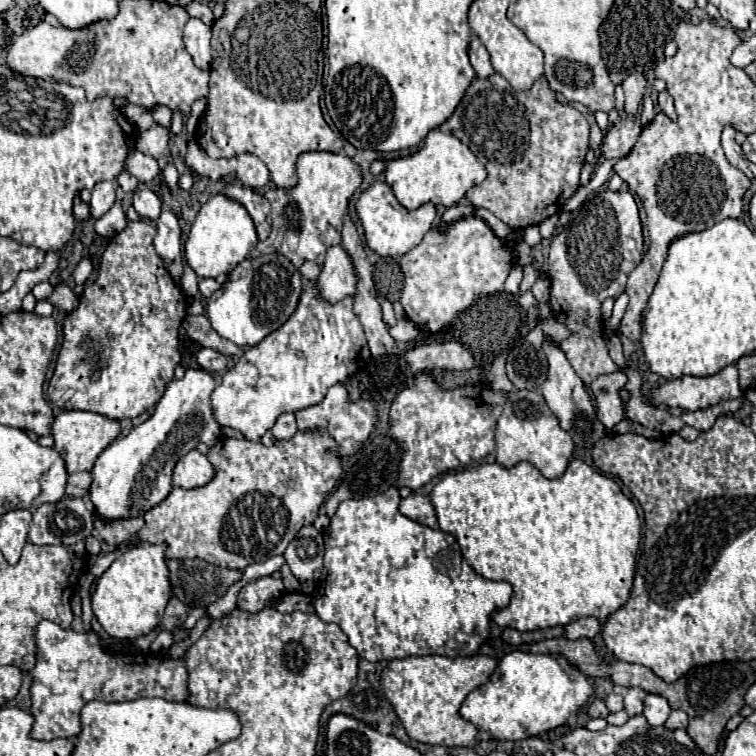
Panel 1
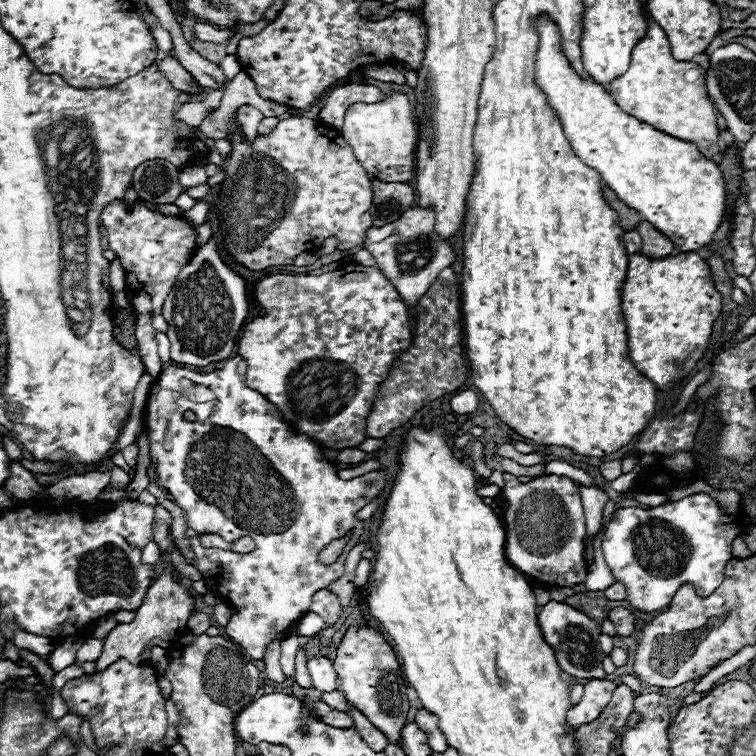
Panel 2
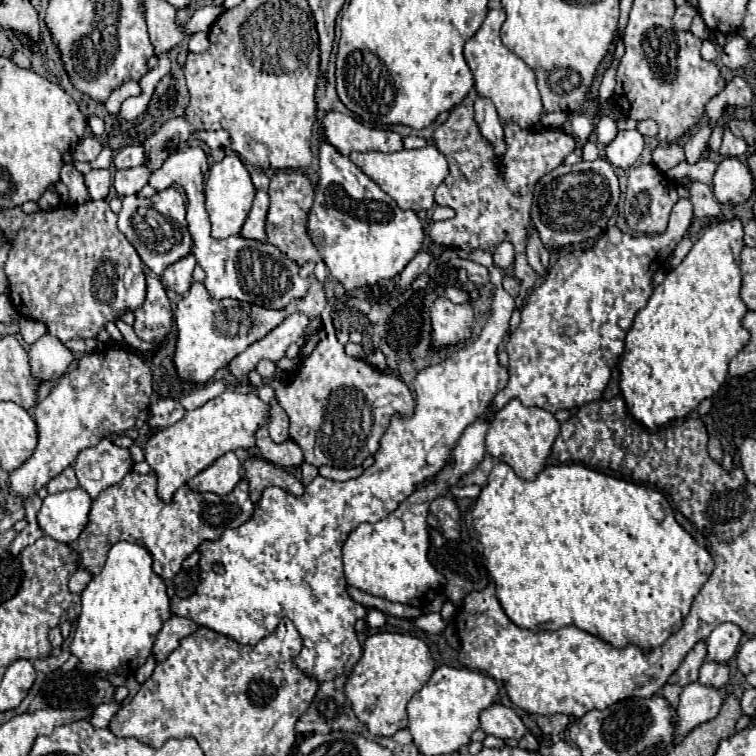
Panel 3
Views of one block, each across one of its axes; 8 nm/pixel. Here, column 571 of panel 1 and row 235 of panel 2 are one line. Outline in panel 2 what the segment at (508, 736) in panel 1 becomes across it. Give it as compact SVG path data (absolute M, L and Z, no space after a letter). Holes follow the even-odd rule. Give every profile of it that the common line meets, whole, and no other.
M540 18L538 22L540 32L540 46L536 54L536 82L548 96L550 106L558 114L564 134L570 140L574 152L582 158L584 164L596 168L604 180L604 184L630 208L640 212L640 216L650 222L658 232L670 238L672 244L680 248L680 252L698 252L704 246L710 246L714 240L716 230L722 224L724 210L726 210L726 190L720 168L704 158L692 142L684 142L672 138L628 114L624 114L614 98L592 78L586 82L574 74L566 56L562 54L562 40L558 26L550 18Z

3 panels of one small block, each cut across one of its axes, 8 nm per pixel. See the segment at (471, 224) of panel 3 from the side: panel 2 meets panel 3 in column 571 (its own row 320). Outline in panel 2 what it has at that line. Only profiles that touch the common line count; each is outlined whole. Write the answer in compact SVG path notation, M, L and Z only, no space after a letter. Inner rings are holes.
M114 200L110 202L100 216L100 222L108 236L110 250L116 252L116 258L124 266L126 274L126 298L130 302L130 308L136 312L136 340L138 340L138 352L146 366L146 372L156 378L164 362L158 356L156 350L156 330L152 328L152 318L160 314L162 304L178 276L178 272L190 262L190 258L196 252L196 230L194 226L174 216L164 216L156 210L150 210L144 206L144 202L138 202L134 208L128 208L126 200Z

